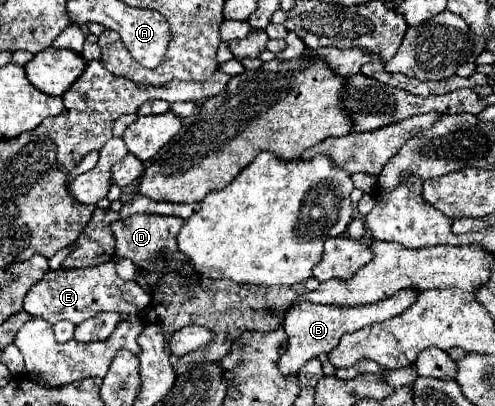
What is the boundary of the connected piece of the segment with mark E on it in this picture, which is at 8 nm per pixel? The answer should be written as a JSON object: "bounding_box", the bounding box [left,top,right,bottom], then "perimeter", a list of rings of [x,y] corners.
{"bounding_box":[25,260,151,324],"perimeter":[[[109,260],[95,268],[83,270],[53,270],[41,282],[37,282],[31,292],[25,296],[25,312],[31,316],[45,318],[49,324],[59,320],[73,320],[79,324],[97,312],[123,312],[123,314],[139,314],[149,306],[151,294],[145,292],[137,282],[121,280],[115,272],[115,262]]]}

